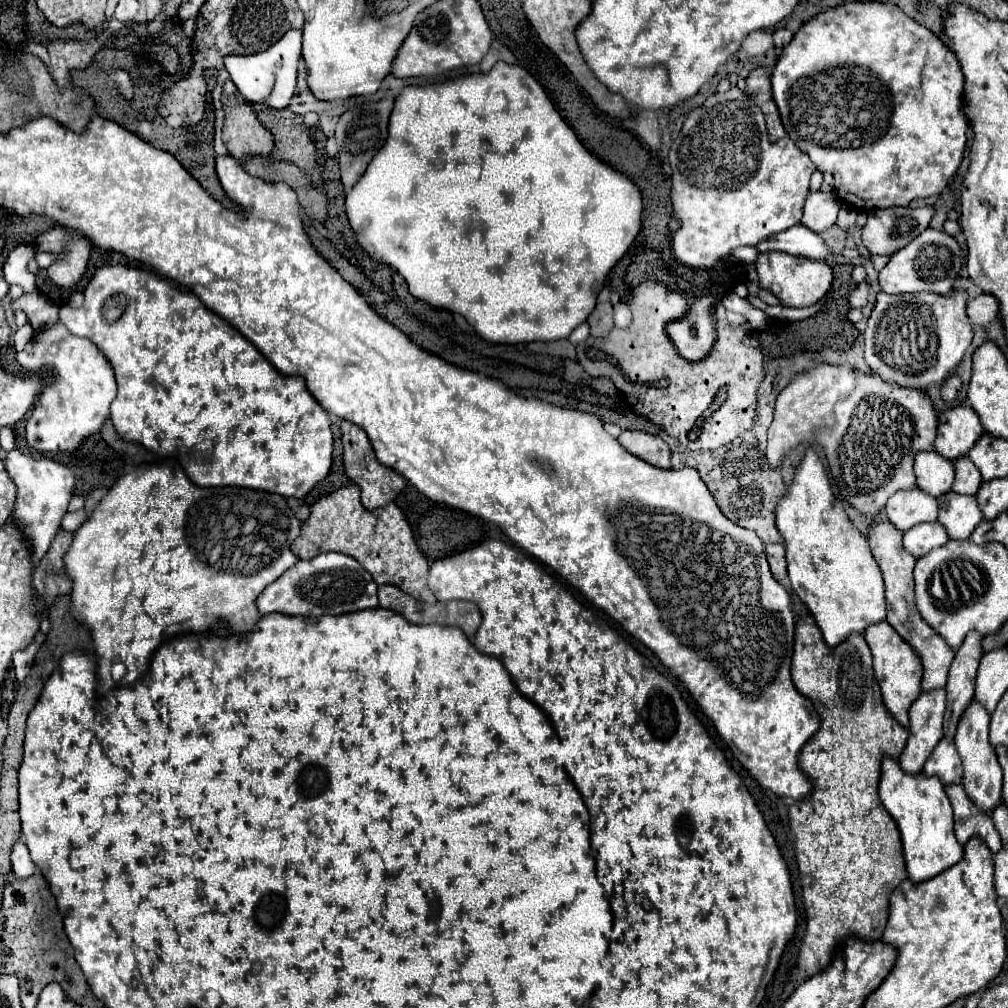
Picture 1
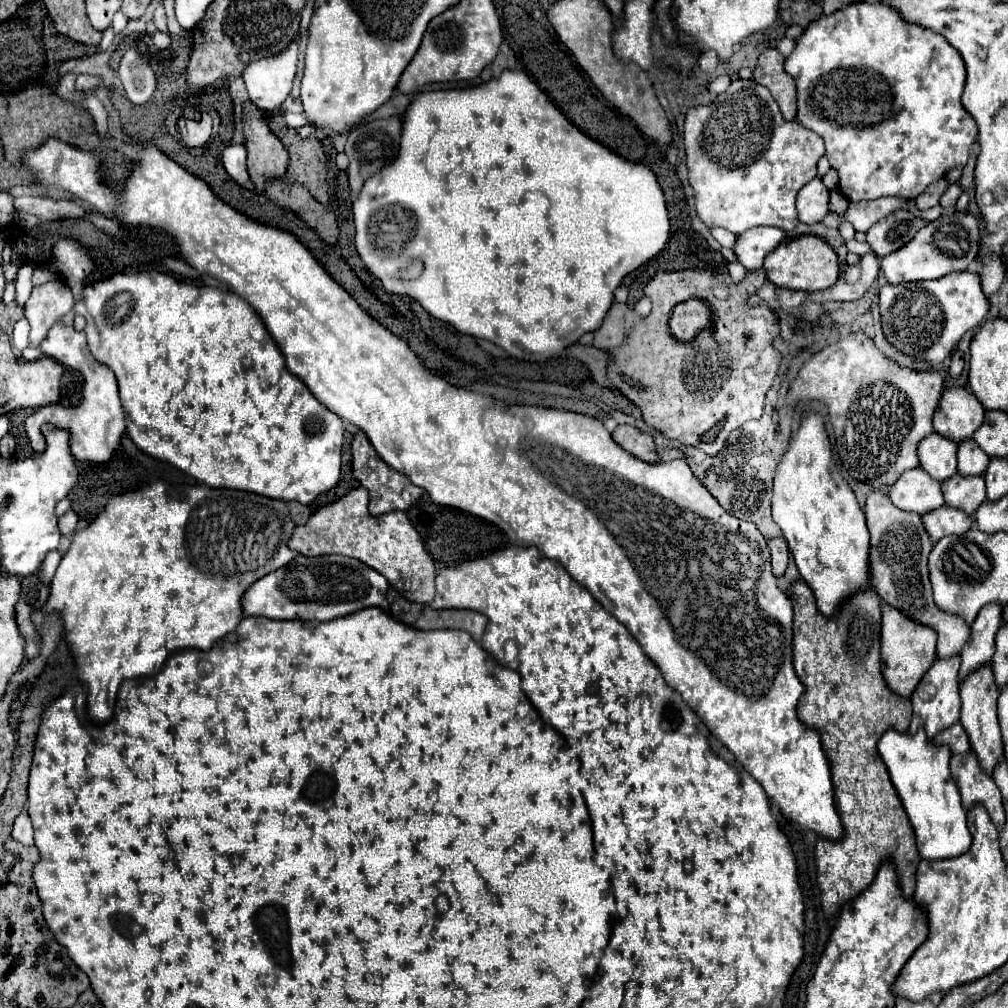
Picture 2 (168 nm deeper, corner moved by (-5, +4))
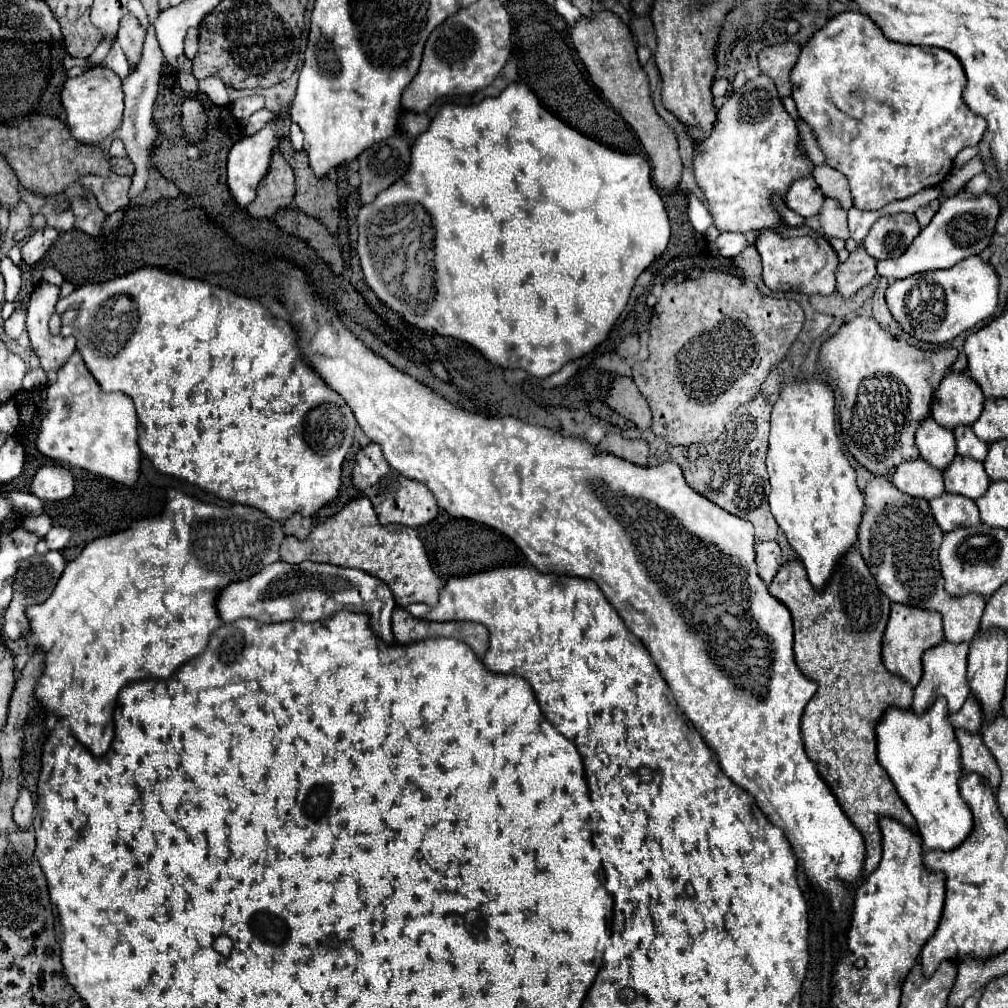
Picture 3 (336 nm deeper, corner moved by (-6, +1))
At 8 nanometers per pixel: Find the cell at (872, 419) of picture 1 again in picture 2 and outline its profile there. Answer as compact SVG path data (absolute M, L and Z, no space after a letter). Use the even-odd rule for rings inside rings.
M857 331L815 353L801 367L797 379L791 385L787 401L793 405L823 401L829 409L829 419L835 429L835 447L843 461L843 467L851 473L851 477L869 483L873 489L887 489L905 469L919 467L917 445L925 435L933 431L931 417L943 393L943 381L943 371L917 371L911 367L899 367L877 349L873 339Z

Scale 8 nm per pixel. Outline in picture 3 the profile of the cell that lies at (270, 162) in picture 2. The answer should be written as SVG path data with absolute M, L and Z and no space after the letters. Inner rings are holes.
M274 152L266 178L260 180L254 202L246 206L254 218L272 218L282 206L294 200L294 172L280 152Z

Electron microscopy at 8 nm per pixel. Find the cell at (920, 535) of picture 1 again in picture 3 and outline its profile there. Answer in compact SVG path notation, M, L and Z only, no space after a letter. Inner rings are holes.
M942 494L940 498L930 500L932 516L942 532L952 532L956 528L970 528L980 522L978 508L972 500L954 494Z

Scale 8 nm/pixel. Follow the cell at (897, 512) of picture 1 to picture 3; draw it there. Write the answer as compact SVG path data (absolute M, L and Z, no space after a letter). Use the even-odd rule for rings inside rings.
M922 458L902 462L892 476L892 484L900 492L906 492L908 496L914 496L914 498L922 498L926 502L930 502L946 492L942 472L934 470Z

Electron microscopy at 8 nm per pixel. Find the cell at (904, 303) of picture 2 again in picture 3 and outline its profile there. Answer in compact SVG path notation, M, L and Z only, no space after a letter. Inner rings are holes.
M970 256L954 264L954 268L922 272L892 282L886 290L886 304L900 328L912 338L930 344L946 344L978 322L994 316L998 304L998 276L980 256Z

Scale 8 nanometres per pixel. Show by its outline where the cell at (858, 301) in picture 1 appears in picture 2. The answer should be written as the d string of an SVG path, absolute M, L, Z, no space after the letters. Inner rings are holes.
M865 253L859 257L859 263L847 265L845 271L839 275L837 283L827 291L809 293L813 301L857 301L865 295L865 291L873 285L879 275L879 261L873 253Z

